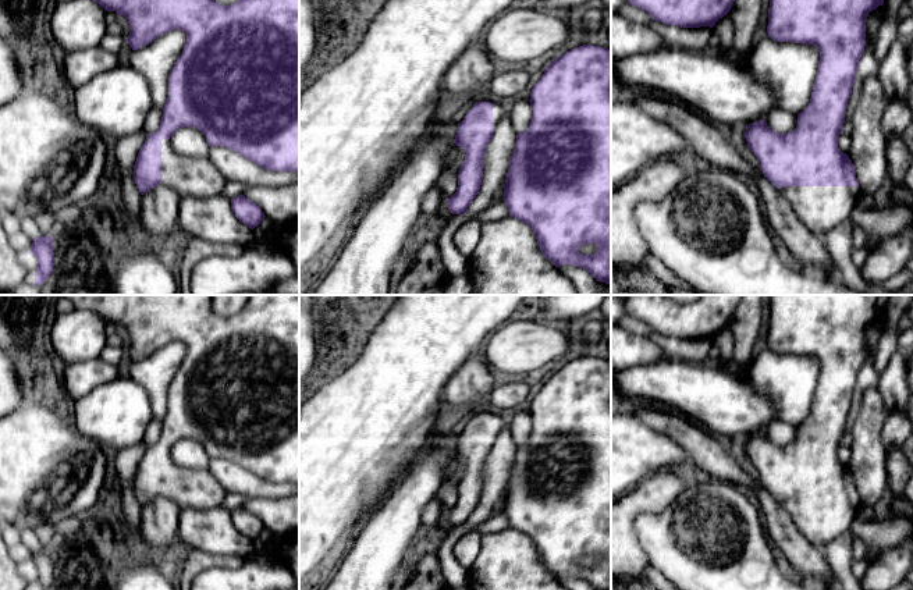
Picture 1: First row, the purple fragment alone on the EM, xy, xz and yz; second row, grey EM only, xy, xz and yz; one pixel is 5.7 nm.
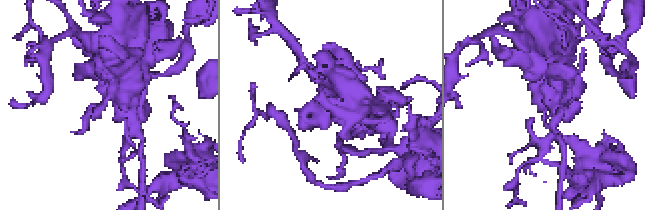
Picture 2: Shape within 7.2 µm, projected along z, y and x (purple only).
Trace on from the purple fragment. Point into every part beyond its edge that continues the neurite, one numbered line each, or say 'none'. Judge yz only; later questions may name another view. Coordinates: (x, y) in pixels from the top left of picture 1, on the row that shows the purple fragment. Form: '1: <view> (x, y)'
1: yz (820, 209)

